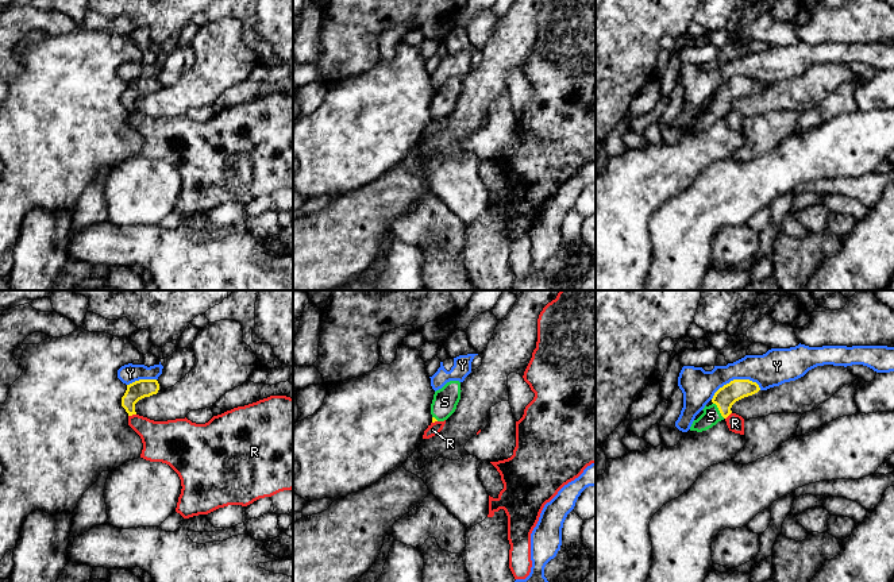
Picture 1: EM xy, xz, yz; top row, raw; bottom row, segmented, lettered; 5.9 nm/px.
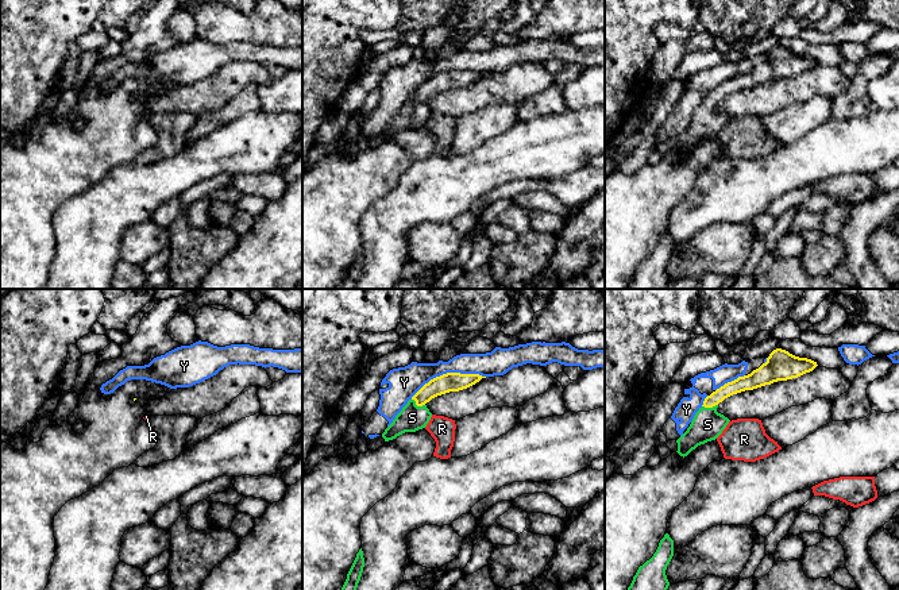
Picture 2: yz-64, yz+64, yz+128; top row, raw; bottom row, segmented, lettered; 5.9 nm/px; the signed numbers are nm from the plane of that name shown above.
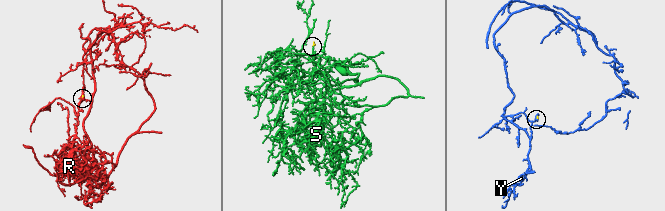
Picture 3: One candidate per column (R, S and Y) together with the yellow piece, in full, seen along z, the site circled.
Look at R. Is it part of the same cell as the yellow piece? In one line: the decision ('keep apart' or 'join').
keep apart

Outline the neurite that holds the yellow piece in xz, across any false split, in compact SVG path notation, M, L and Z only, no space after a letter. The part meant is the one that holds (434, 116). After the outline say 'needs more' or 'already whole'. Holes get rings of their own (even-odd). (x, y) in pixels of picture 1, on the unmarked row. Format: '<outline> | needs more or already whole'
M450 78L436 88L431 101L432 120L447 117L456 107L461 97L461 80Z | needs more

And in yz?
M750 77L731 78L714 90L712 96L713 101L709 104L705 103L702 107L704 111L693 119L690 128L702 130L712 126L732 111L731 105L736 99L752 93L759 88L759 82Z | needs more

